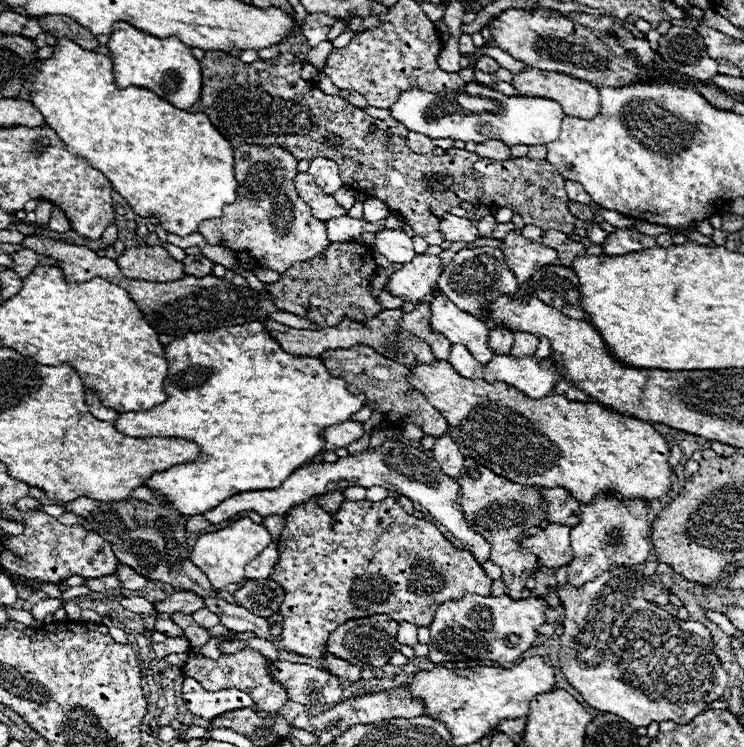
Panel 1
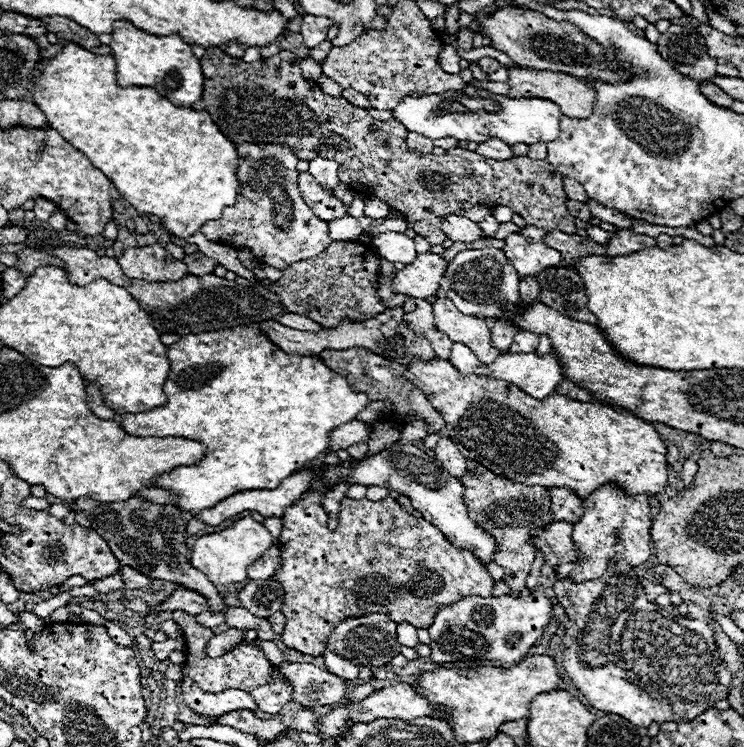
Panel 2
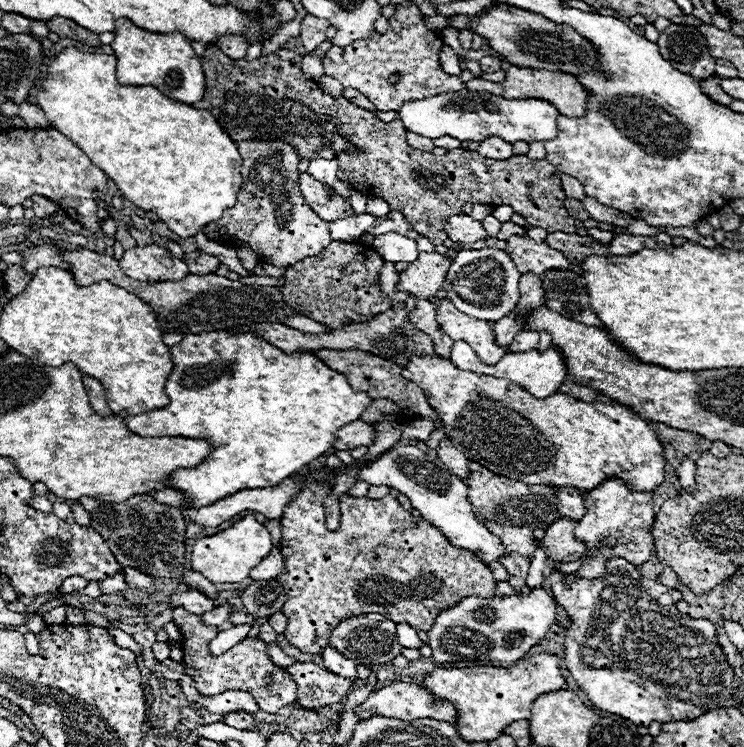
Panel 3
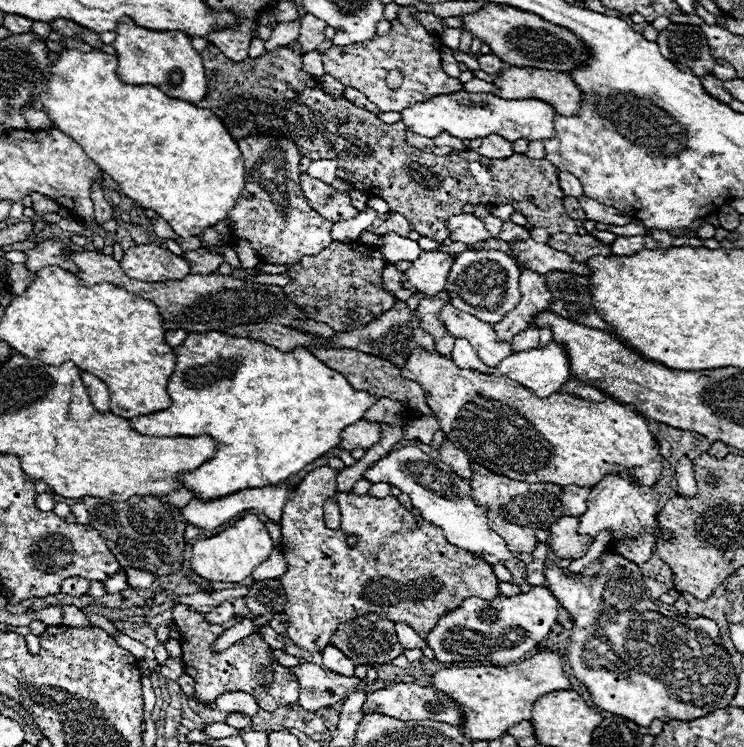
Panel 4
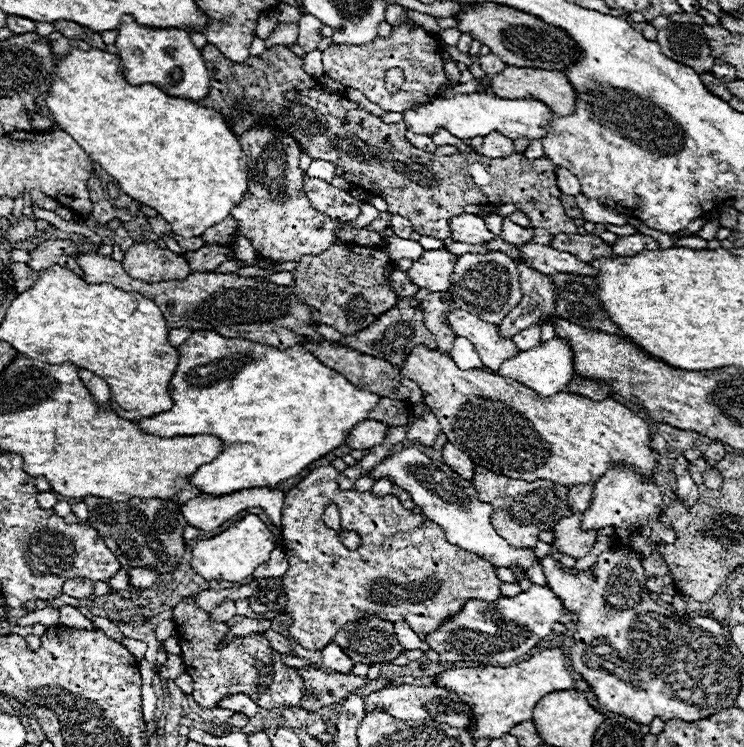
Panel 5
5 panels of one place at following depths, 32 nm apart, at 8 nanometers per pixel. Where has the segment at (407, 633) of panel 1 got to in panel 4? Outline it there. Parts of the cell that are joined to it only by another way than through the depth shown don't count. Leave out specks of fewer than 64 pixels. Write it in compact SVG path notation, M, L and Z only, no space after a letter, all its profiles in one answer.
M396 622L396 636L400 640L400 644L408 650L414 648L426 648L428 644L418 636L418 632L414 628L410 628L406 622Z

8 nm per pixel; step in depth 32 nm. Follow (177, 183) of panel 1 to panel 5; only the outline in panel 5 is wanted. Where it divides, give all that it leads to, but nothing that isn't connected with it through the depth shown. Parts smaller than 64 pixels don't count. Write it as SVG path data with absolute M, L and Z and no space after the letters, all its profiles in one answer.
M72 50L54 66L54 78L44 104L60 130L70 134L84 152L100 164L132 200L154 208L182 238L202 236L206 228L228 218L248 186L246 156L224 118L184 98L166 96L152 84L132 86L120 74L120 58L104 50Z

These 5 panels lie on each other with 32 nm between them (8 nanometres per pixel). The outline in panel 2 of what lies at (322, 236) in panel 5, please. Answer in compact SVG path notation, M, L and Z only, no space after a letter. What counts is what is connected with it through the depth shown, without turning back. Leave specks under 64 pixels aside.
M240 144L238 152L238 180L240 194L236 202L224 208L224 216L206 222L200 232L216 244L232 246L236 250L248 248L260 264L276 270L286 270L290 264L314 258L330 244L328 222L316 218L300 198L296 186L298 158L282 144Z

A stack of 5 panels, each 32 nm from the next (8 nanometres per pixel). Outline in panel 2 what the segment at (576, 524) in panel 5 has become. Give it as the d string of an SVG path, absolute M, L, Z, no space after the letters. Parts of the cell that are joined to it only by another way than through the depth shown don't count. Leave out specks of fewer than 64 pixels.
M552 522L544 528L540 536L530 538L532 540L530 544L536 548L536 552L542 552L546 566L556 568L560 564L576 560L576 548L570 538L572 528L574 528L572 524Z

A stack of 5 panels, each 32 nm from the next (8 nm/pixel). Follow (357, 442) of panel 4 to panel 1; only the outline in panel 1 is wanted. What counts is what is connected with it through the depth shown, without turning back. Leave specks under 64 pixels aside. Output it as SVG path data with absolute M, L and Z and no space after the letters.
M342 422L336 426L330 426L322 432L324 438L324 450L338 450L338 448L346 448L352 440L358 440L364 434L362 424L360 422Z

